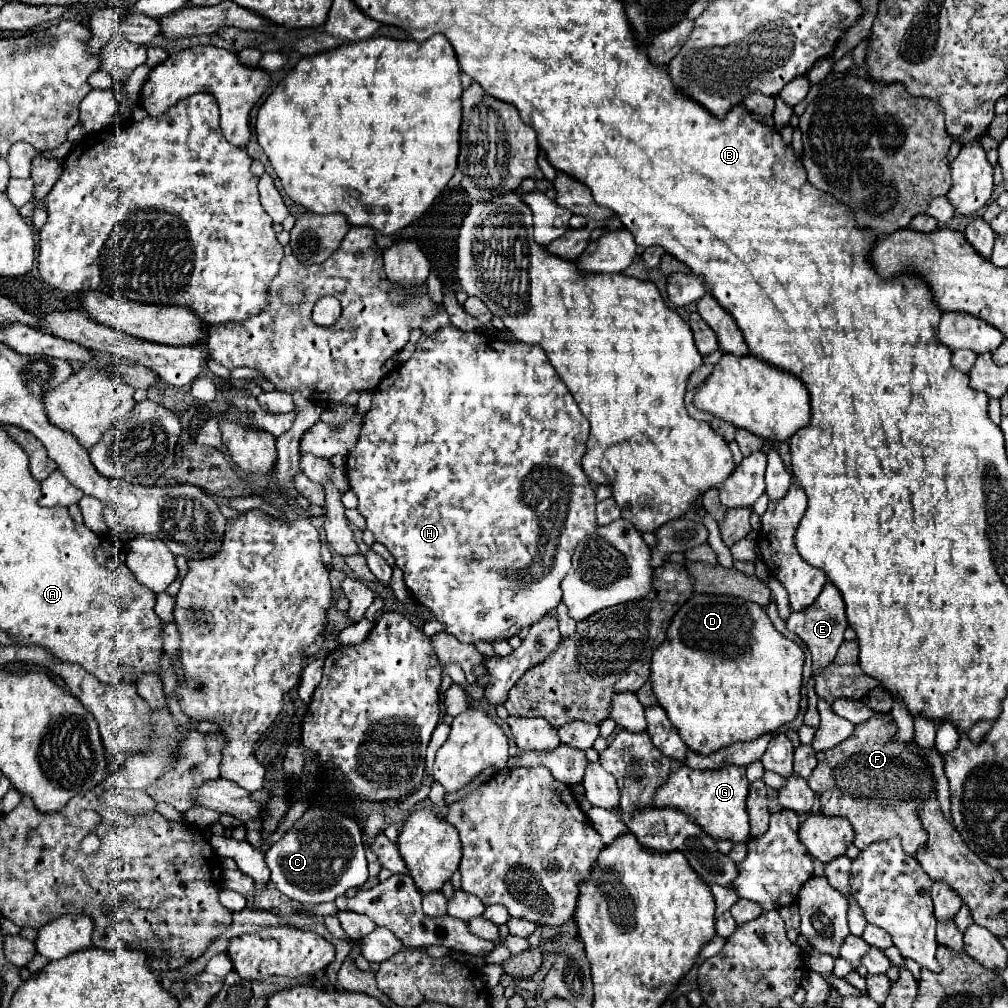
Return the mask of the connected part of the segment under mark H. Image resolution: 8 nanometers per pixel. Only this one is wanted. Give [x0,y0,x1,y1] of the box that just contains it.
[347,325,597,643]

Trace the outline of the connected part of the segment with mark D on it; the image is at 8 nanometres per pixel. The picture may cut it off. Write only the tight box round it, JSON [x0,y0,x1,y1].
[651,593,801,755]

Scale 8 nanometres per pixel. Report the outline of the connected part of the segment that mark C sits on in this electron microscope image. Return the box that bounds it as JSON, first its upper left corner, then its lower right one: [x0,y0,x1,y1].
[265,807,369,905]

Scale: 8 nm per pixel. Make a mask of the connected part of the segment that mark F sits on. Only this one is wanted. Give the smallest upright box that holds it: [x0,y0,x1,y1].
[807,715,929,855]

